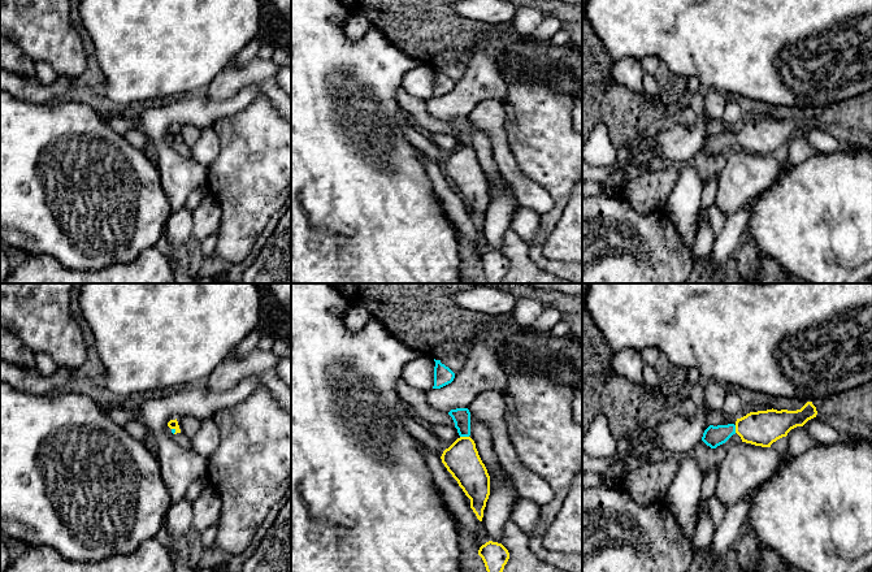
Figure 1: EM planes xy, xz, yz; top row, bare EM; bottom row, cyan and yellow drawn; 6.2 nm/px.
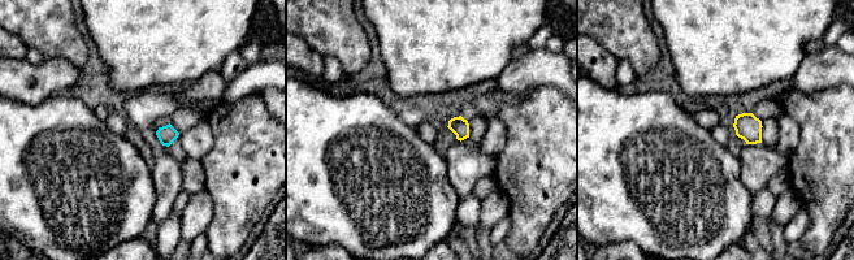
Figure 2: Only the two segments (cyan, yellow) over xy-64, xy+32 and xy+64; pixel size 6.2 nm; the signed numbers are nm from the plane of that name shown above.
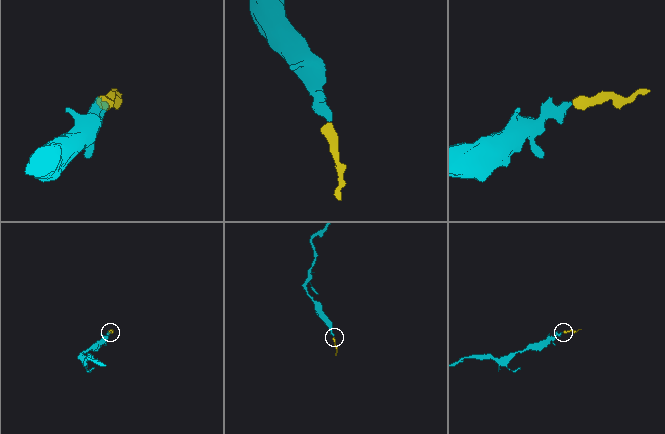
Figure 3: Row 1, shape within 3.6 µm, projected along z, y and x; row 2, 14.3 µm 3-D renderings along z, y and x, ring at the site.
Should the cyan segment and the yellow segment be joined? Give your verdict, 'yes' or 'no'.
yes

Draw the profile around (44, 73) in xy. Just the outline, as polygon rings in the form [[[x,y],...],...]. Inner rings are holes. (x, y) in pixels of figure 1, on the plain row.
[[[35,62],[35,77],[39,79],[40,83],[49,84],[55,81],[56,75],[56,72],[47,62]]]

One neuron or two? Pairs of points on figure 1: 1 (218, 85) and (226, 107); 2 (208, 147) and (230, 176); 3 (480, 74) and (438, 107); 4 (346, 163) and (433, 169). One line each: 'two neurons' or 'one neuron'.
1: two neurons
2: two neurons
3: one neuron
4: two neurons

